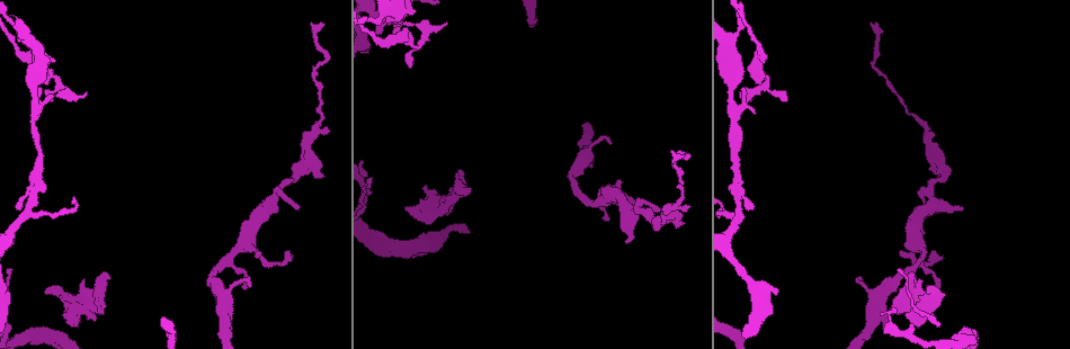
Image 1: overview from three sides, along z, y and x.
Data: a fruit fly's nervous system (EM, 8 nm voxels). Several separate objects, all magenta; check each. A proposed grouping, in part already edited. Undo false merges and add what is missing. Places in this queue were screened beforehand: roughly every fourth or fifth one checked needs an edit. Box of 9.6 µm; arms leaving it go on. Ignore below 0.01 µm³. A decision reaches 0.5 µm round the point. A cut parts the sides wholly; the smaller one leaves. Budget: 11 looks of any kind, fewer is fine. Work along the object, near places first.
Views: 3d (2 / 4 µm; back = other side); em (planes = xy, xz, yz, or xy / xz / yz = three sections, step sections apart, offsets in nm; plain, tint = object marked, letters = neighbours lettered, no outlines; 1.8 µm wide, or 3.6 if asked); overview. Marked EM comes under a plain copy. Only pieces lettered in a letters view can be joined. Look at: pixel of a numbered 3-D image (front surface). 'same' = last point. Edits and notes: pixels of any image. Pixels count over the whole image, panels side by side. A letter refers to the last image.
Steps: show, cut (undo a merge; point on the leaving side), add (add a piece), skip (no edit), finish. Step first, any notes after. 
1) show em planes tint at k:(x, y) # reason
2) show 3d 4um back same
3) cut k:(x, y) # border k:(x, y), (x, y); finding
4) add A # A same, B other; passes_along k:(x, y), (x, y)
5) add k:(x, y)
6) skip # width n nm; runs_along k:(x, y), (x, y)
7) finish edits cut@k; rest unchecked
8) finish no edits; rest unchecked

show em 3.6um xz step 16 tint at 1:(460, 172) # an open end

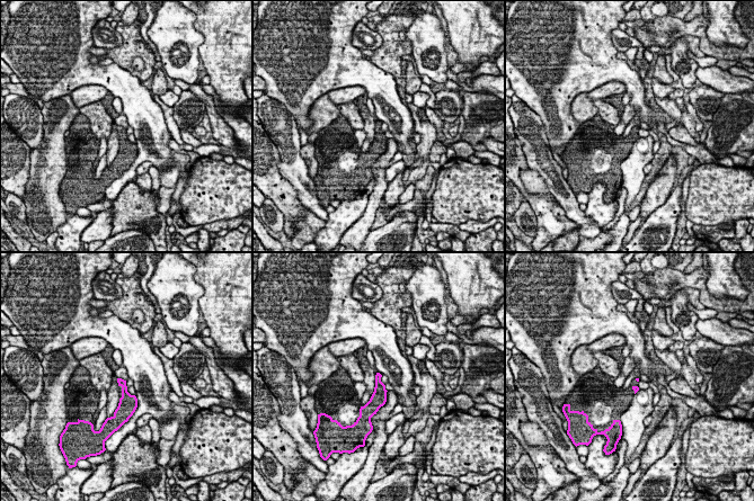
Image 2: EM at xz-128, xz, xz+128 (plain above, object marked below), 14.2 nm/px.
show em 3.6um yz step 4 letters same

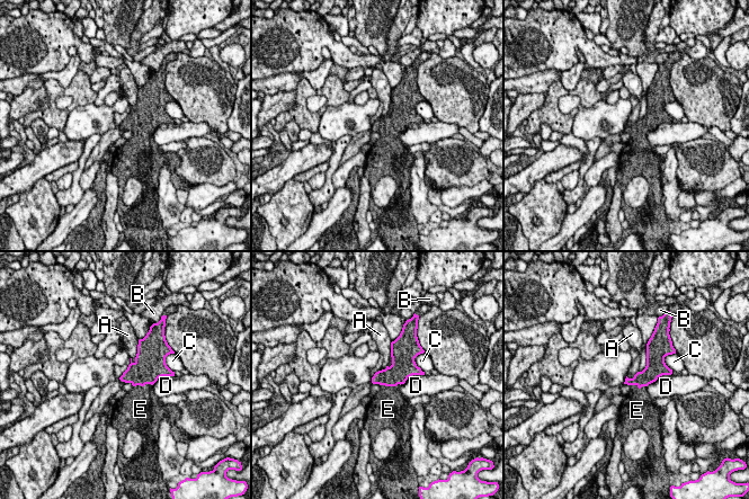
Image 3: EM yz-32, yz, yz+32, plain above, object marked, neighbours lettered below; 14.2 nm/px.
add E # A other, B other, C other, D other, E same; passes_along 3:(398, 373), (391, 385), (388, 402); the neuron continues

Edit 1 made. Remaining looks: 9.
show overview

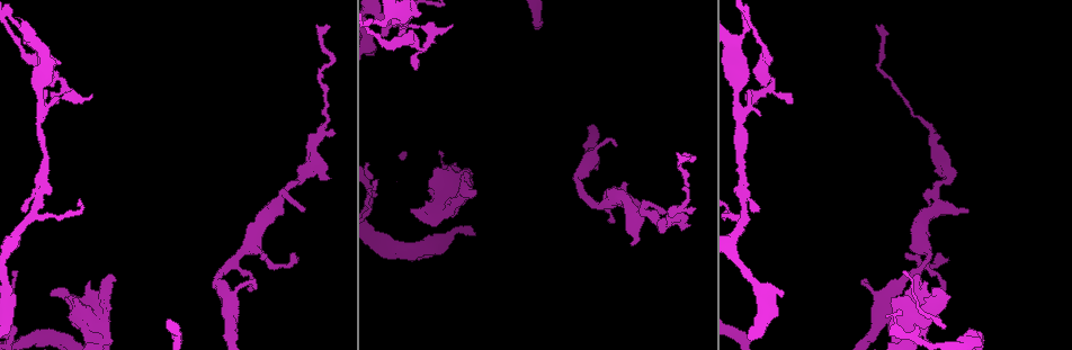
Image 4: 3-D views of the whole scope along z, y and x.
show 3d 2um at 4:(283, 265) # sharp bend

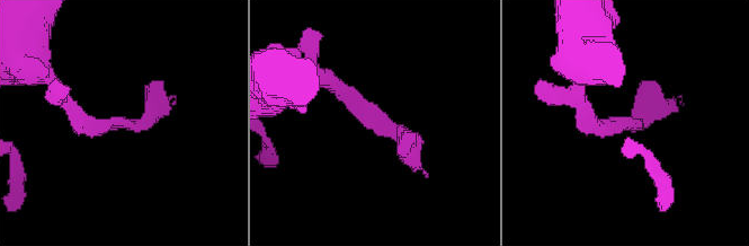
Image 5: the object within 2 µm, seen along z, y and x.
show em xy step 8 letters at 5:(624, 125) # need the tissue

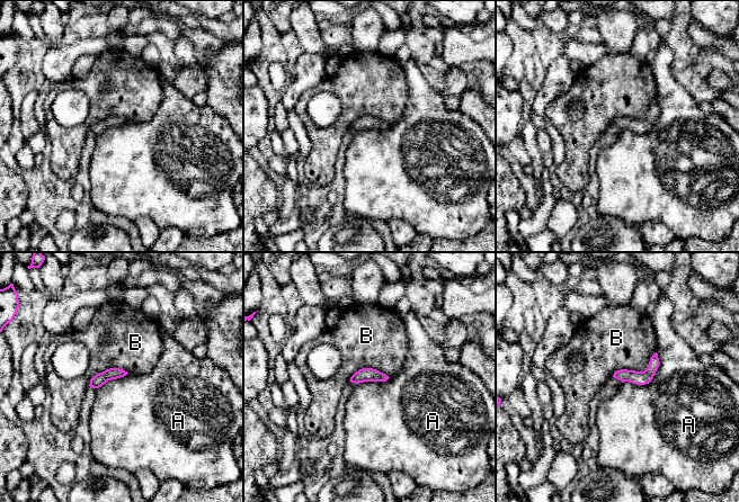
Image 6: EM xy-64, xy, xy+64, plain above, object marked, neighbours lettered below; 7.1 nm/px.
skip # A other, B other; border 6:(658, 353), (648, 383), (622, 383); one neuron here

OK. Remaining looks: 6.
show em 3.6um planes letters at 4:(933, 135) # sudden change in width

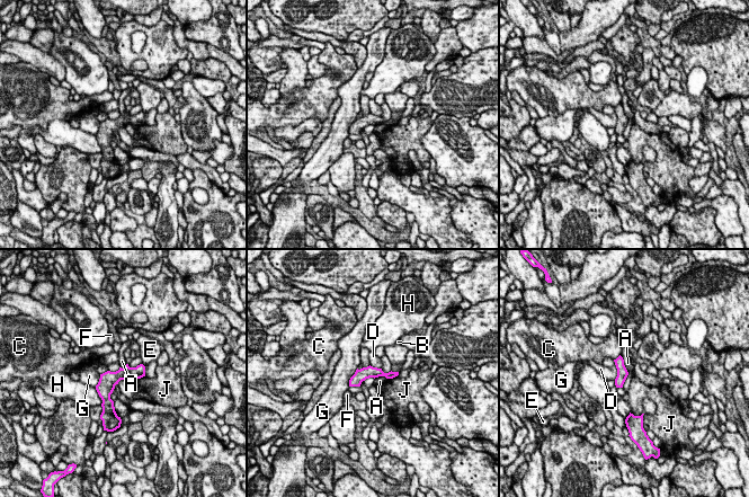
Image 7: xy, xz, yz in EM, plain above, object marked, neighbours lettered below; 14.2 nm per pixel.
skip # A other, B other, C other, D other, E other, F other, G other, H other, J other; runs_along 7:(141, 367), (106, 388), (110, 406); all the same neuron

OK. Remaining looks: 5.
show em planes letters at 4:(41, 104)

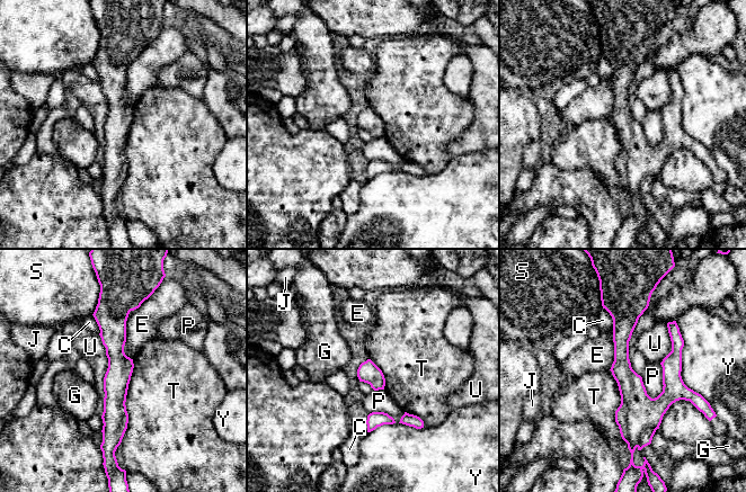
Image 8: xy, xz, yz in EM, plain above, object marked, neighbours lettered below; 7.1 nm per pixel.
cut 8:(646, 438) # C other, E other, G other, J other, P other, S other, T other, U other, Y other; border 8:(656, 428), (646, 430), (637, 446); a second neuron is stuck on

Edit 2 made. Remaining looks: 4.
finish edits add@3, cut@8; rest unchecked

